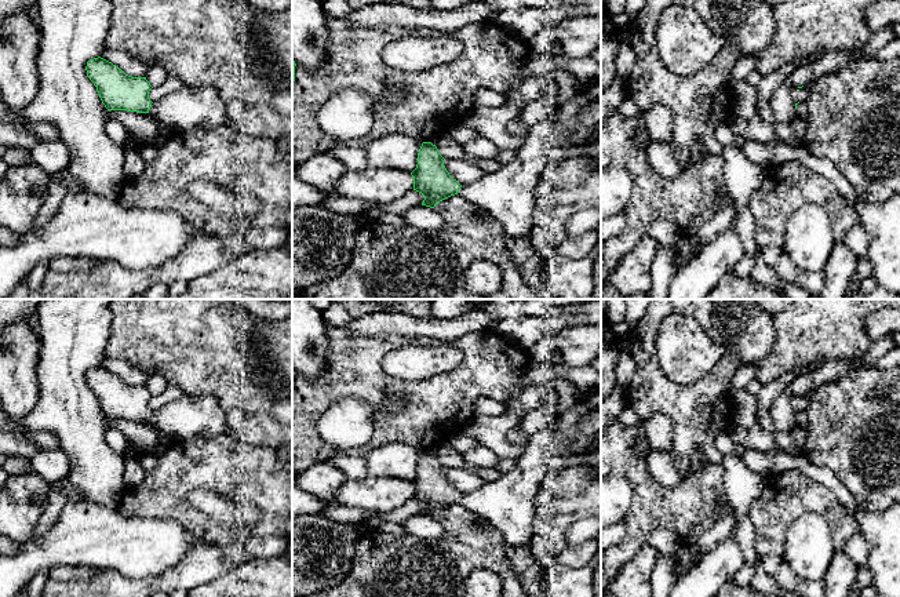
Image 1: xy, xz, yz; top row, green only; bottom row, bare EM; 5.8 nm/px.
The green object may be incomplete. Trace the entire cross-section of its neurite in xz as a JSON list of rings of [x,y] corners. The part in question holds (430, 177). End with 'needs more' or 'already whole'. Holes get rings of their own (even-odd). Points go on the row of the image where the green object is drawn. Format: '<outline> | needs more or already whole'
[[[550,119],[543,120],[522,138],[522,145],[517,149],[513,160],[493,174],[485,174],[480,181],[470,185],[460,185],[453,179],[444,165],[444,157],[436,145],[423,142],[418,153],[413,176],[413,190],[422,193],[422,205],[434,208],[440,201],[459,194],[469,203],[485,210],[504,229],[507,237],[522,239],[531,236],[535,226],[533,219],[533,189],[543,171],[553,163],[564,160],[571,149],[571,142],[558,132]]] | needs more

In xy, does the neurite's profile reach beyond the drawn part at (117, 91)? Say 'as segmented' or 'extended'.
extended

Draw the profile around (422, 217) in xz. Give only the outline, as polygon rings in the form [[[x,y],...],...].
[[[416,204],[409,207],[404,214],[402,218],[407,225],[427,229],[427,230],[437,230],[444,225],[442,216],[434,211],[434,208]]]

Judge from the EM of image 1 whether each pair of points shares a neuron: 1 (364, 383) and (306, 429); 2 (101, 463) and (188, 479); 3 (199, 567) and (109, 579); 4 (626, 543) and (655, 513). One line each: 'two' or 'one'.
1: one
2: two
3: one
4: one

